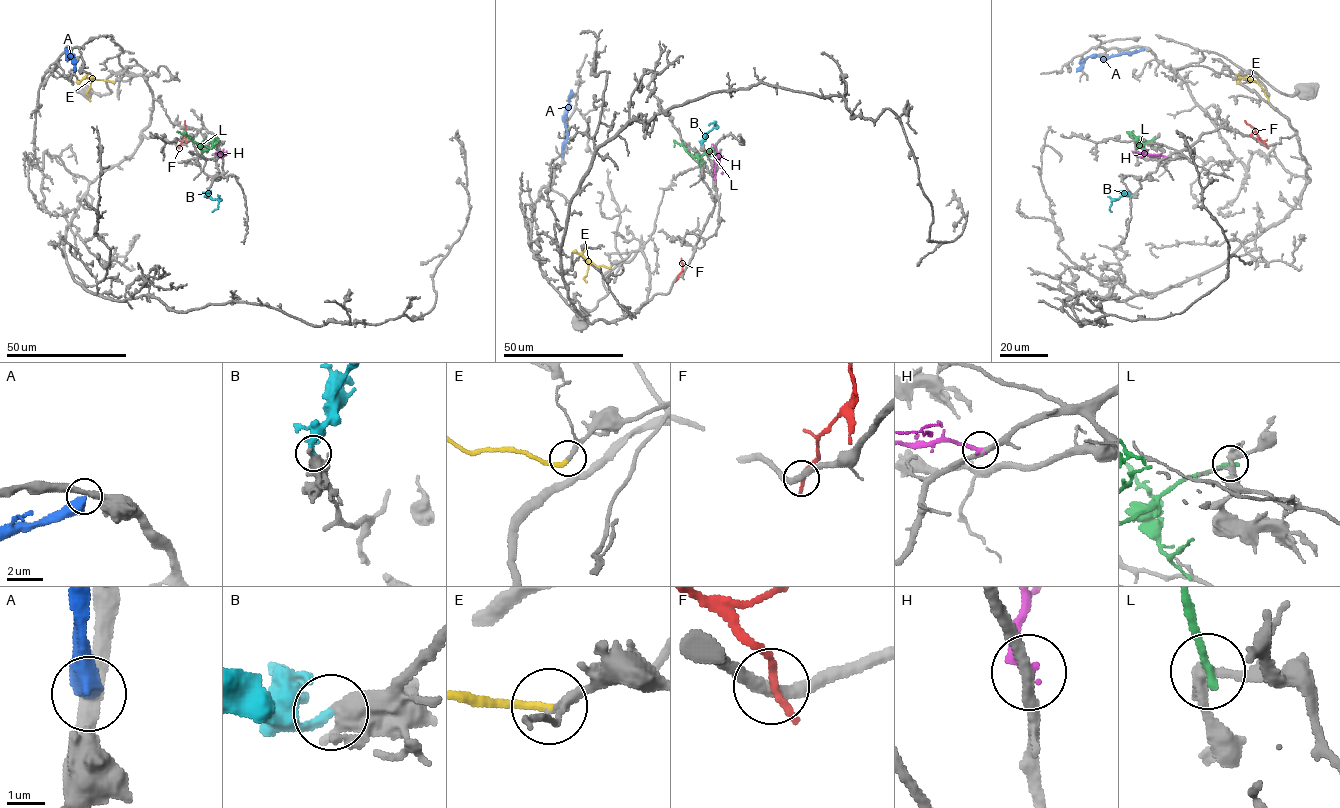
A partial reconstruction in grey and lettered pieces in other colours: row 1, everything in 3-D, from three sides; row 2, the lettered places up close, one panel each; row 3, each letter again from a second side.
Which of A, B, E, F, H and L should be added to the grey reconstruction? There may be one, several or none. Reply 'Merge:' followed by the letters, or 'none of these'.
Merge: B, E

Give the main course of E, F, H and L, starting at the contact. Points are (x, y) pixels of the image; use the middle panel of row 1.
E: (610, 267), (590, 263), (583, 278), (587, 282)
F: (676, 280), (682, 271), (681, 258)
H: (715, 179), (718, 153), (711, 144)
L: (700, 167), (699, 158), (676, 142), (674, 147)

